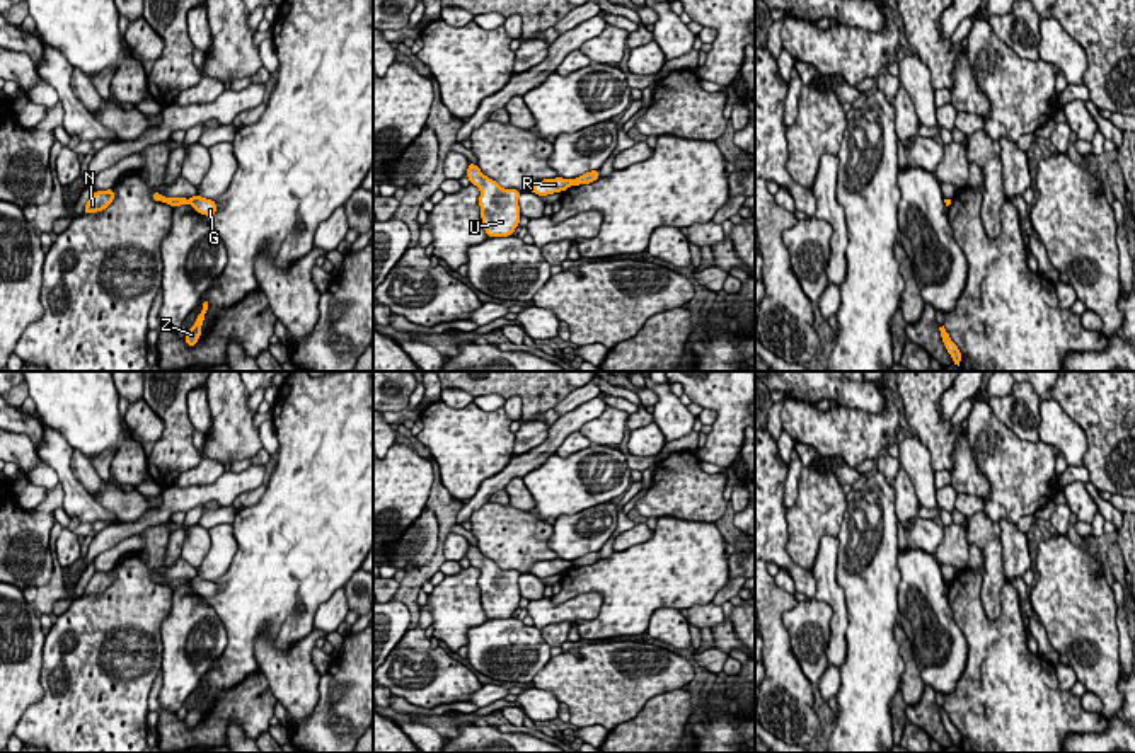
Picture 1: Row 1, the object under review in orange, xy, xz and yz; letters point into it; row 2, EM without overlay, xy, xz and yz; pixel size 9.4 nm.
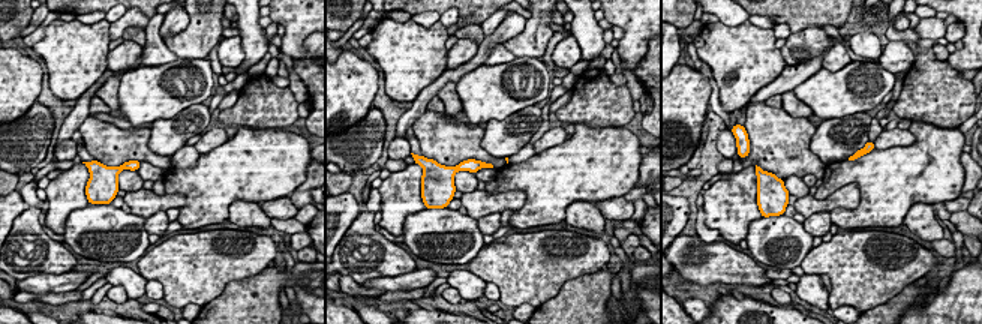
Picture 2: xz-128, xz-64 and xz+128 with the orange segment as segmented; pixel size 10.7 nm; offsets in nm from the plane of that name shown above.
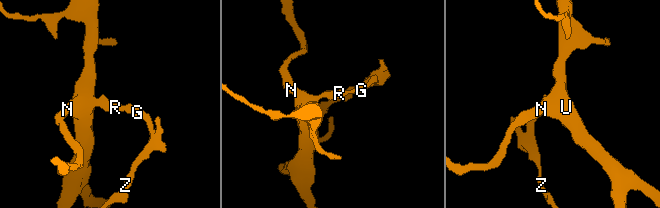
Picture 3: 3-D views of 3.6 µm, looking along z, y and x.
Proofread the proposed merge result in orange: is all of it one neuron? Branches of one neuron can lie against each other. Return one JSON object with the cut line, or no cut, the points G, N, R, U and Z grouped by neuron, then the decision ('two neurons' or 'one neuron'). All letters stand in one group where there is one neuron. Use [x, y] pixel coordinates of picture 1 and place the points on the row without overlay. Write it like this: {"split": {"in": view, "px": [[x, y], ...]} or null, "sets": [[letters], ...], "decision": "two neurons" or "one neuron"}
{"split": {"in": "xz", "px": [[570, 561], [573, 566]]}, "sets": [["G", "Z"], ["N", "R", "U"]], "decision": "two neurons"}

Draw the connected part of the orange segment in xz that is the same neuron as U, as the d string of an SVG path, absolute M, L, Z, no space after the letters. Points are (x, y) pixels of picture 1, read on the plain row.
M469 543L465 555L470 566L481 571L479 588L482 610L489 618L510 618L520 606L518 571L504 571L494 560L484 557L479 547Z

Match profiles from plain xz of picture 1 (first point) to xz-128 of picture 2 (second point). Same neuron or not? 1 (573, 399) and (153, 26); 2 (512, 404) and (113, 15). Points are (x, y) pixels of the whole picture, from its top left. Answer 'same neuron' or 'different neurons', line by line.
1: same neuron
2: same neuron

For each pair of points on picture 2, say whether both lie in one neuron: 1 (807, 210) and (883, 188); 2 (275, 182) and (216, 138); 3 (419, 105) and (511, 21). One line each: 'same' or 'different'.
1: different
2: different
3: same

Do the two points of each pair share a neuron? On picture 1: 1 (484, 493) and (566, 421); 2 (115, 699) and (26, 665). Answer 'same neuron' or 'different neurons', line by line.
1: same neuron
2: different neurons

